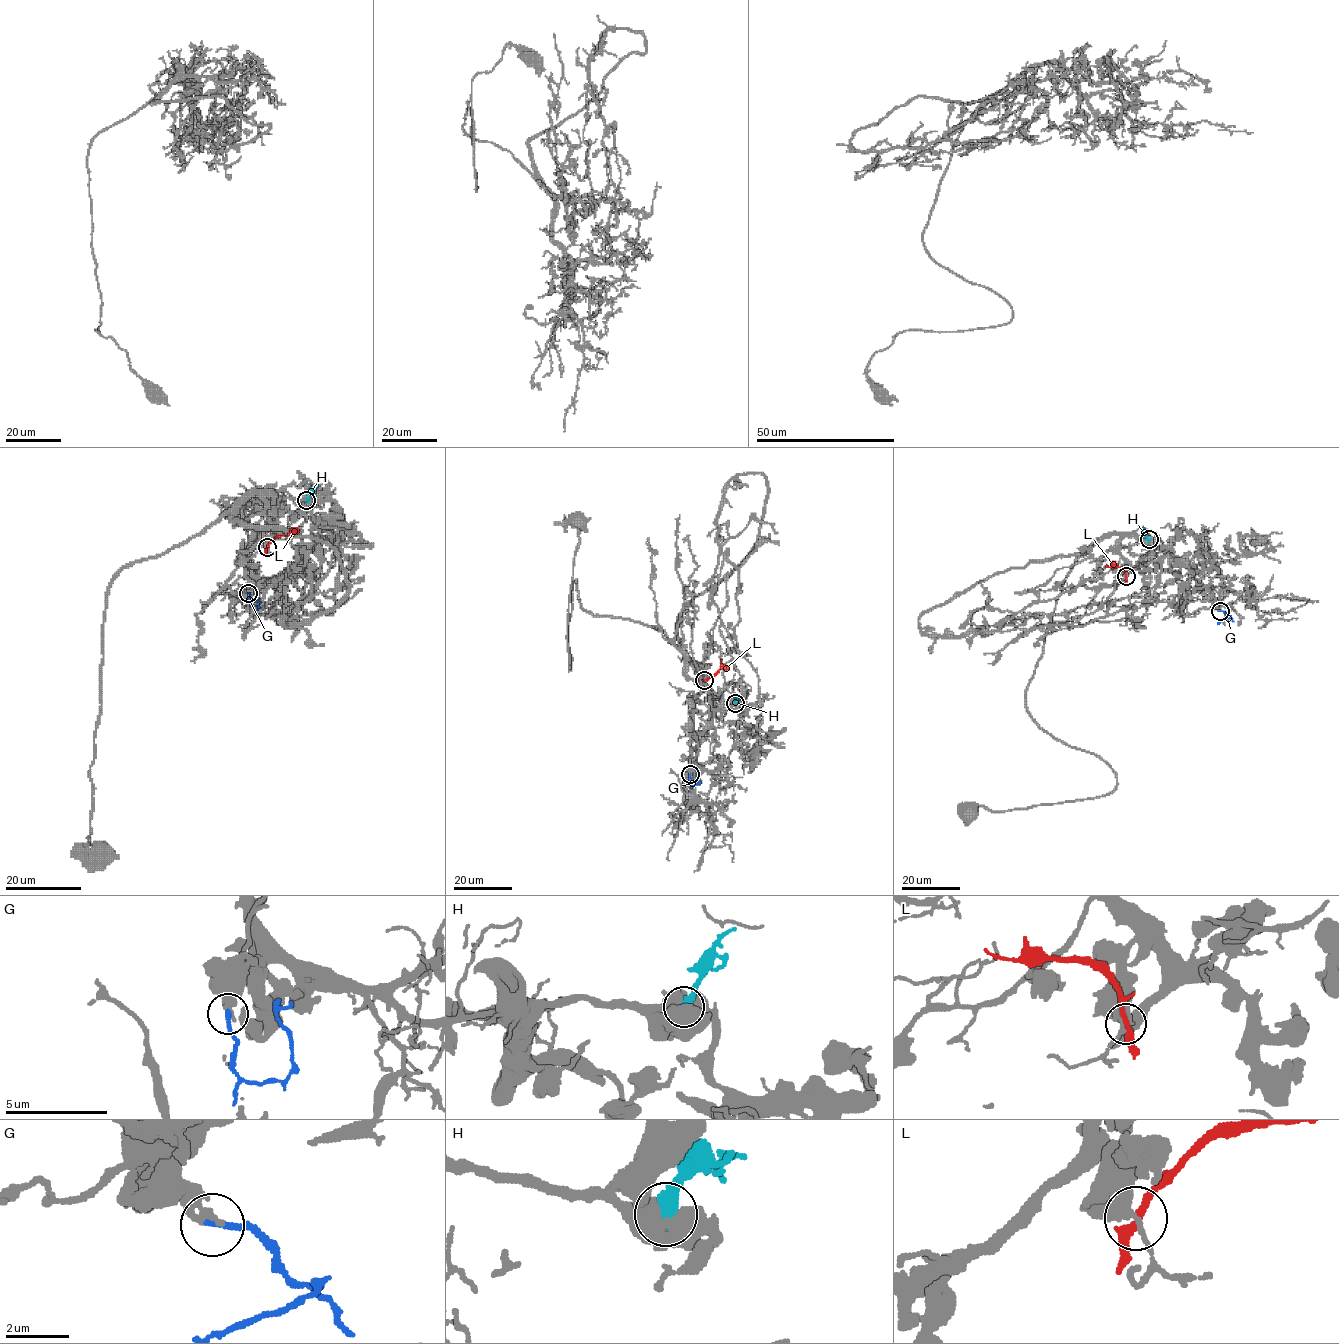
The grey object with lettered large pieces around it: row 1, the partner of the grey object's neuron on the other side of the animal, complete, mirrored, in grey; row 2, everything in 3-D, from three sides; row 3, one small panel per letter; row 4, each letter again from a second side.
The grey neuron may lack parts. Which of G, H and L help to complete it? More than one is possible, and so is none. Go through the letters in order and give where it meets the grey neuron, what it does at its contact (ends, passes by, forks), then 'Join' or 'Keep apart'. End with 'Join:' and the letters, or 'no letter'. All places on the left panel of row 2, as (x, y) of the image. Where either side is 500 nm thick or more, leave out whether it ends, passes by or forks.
G: Touches grey at (248, 593). It ends there. Join
H: Touches grey at (306, 500). Keep apart
L: Touches grey at (267, 547). It passes by. Keep apart
Join: G

